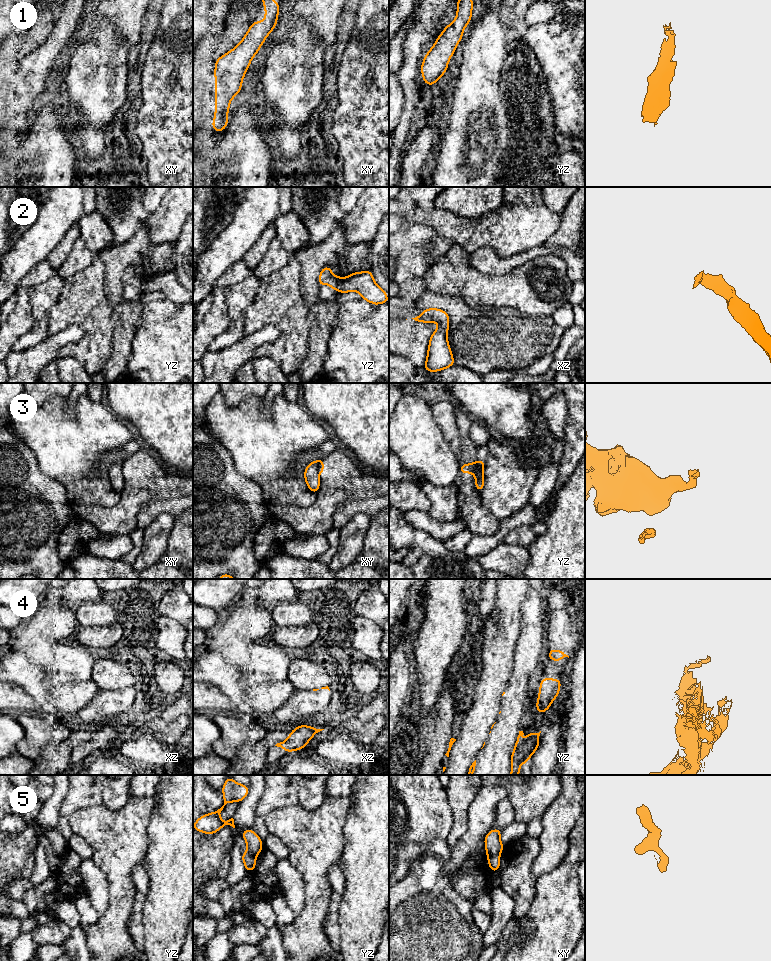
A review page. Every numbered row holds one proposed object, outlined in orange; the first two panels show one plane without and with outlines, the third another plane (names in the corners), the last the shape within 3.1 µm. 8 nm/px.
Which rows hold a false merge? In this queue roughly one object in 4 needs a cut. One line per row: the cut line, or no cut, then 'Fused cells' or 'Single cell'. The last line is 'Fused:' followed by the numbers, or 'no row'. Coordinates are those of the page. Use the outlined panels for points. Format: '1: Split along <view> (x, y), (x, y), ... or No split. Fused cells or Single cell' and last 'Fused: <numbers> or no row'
1: No split. Single cell
2: No split. Single cell
3: Split along yz (476, 461), (480, 466), (474, 473). Fused cells
4: Split along yz (537, 702), (541, 713). Fused cells
5: Split along xy (487, 853), (499, 854). Fused cells
Fused: 3, 4, 5

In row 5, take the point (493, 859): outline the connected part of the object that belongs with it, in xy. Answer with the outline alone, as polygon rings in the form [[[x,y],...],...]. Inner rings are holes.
[[[487,854],[488,864],[492,872],[499,871],[500,854]]]

